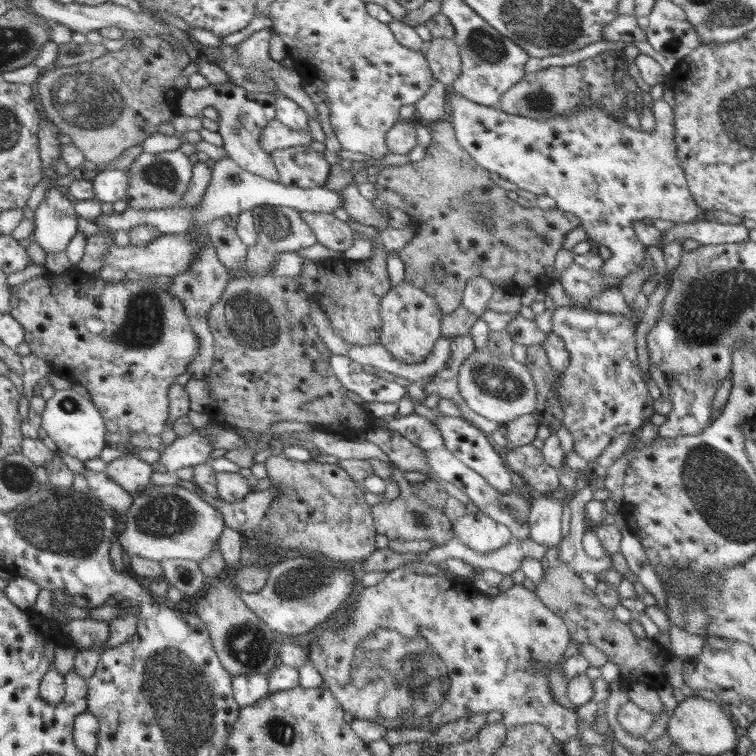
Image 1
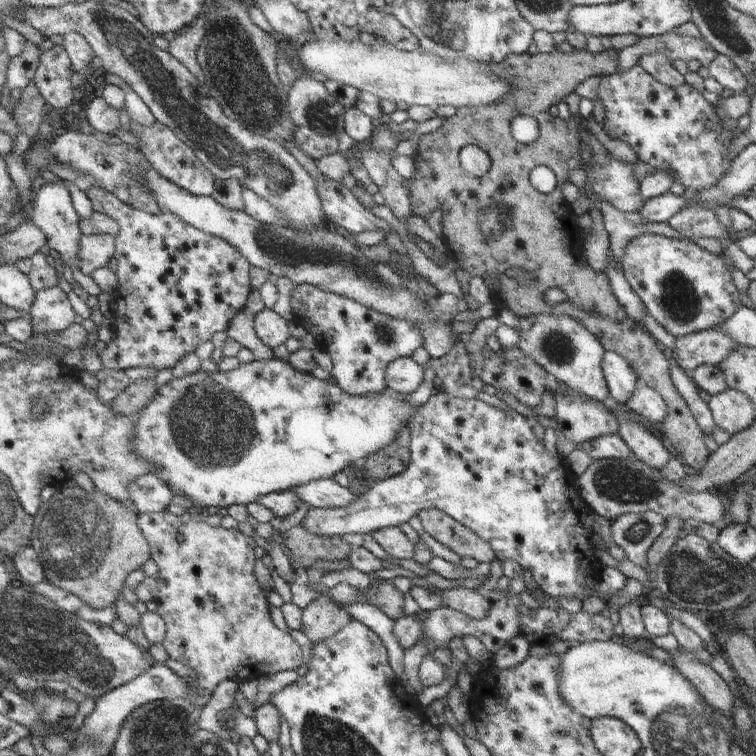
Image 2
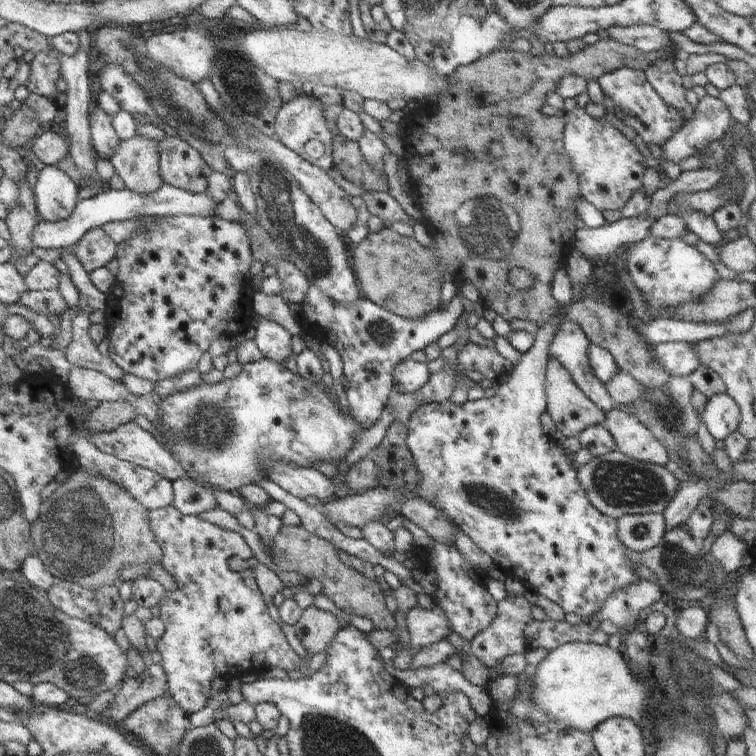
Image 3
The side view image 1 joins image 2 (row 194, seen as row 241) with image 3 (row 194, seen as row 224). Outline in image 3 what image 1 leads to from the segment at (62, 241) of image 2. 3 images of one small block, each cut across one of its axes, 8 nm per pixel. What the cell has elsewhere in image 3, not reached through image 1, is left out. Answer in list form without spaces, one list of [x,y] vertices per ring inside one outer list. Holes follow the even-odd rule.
[[[46,165],[38,174],[34,198],[42,221],[55,223],[67,219],[78,202],[77,184],[58,167]]]

